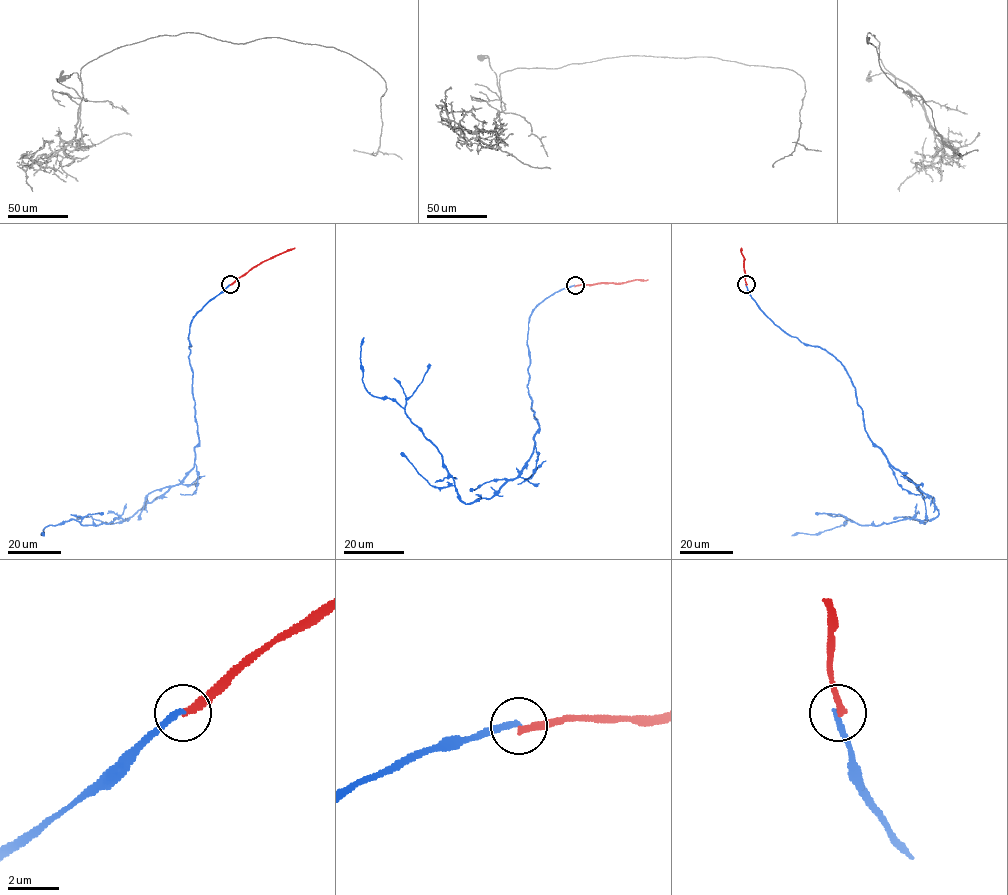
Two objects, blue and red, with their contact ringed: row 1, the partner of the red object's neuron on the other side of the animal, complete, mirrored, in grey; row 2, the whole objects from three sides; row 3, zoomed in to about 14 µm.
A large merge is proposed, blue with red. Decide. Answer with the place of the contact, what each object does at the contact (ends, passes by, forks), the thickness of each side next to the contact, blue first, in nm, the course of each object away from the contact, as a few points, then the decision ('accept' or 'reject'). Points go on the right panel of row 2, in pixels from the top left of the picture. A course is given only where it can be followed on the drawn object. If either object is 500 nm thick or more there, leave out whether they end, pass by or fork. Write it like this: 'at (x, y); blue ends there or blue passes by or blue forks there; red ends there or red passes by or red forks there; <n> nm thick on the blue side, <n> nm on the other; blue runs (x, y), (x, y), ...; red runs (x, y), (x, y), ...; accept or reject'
at (746, 284); blue ends there; red ends there; 200 nm thick on the blue side, 260 nm on the other; blue runs (746, 285), (775, 324), (841, 364), (867, 436), (934, 498), (938, 513), (877, 525), (848, 519), (792, 535); red runs (746, 285), (741, 248); reject

